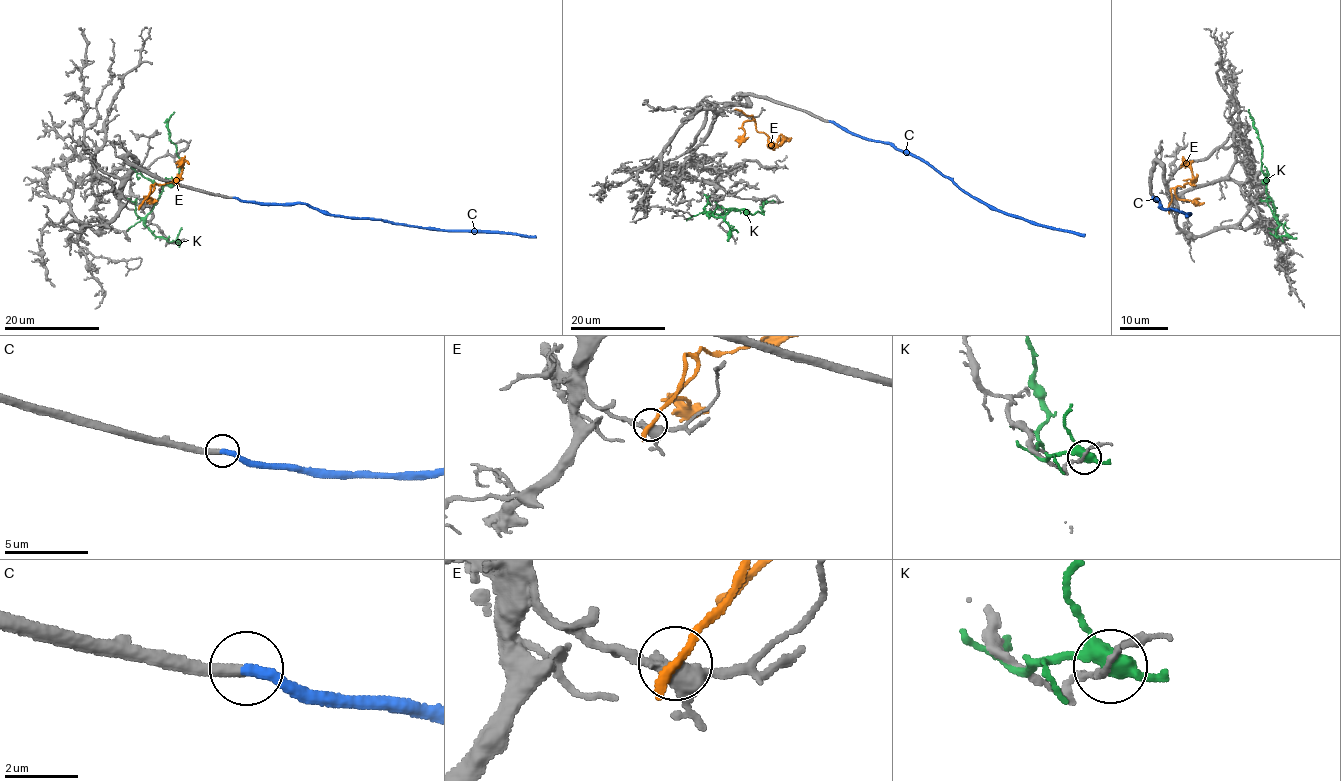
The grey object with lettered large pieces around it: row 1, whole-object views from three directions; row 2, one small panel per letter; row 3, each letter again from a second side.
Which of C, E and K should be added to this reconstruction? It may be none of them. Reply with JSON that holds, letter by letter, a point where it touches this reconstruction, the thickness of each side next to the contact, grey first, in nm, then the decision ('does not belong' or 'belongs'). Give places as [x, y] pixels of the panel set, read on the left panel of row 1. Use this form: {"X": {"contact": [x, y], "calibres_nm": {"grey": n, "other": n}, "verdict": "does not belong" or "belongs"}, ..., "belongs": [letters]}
{"C": {"contact": [234, 197], "calibres_nm": {"grey": 340, "other": 320}, "verdict": "belongs"}, "E": {"contact": [141, 205], "calibres_nm": {"grey": 340, "other": 300}, "verdict": "does not belong"}, "K": {"contact": [178, 242], "calibres_nm": {"grey": 150, "other": 400}, "verdict": "does not belong"}, "belongs": ["C"]}

